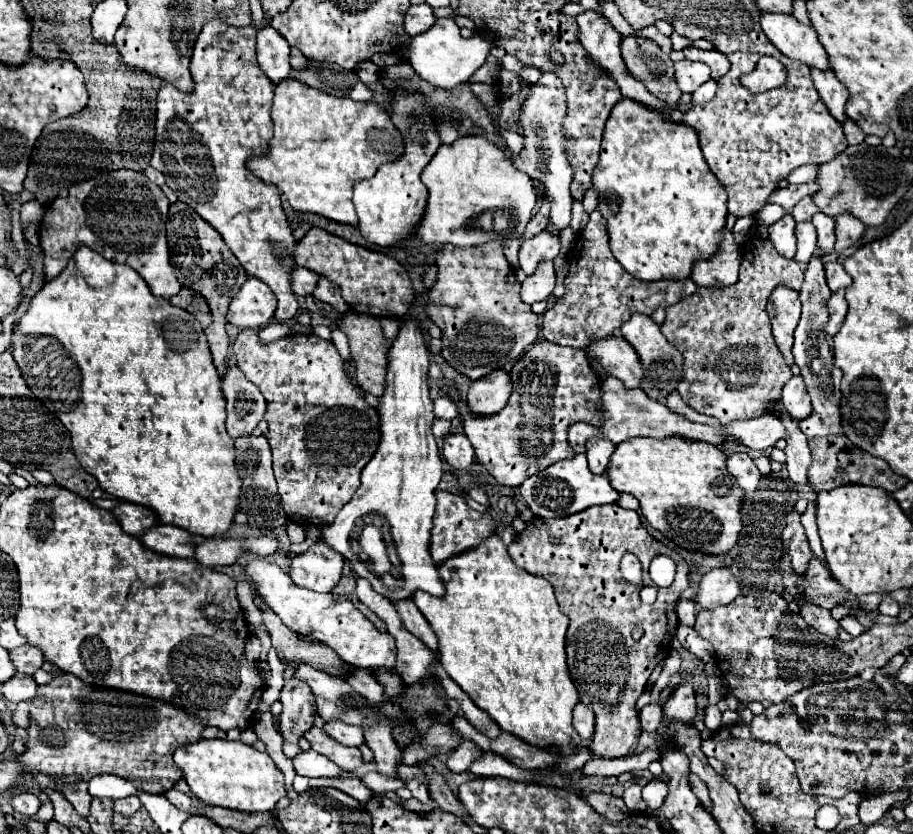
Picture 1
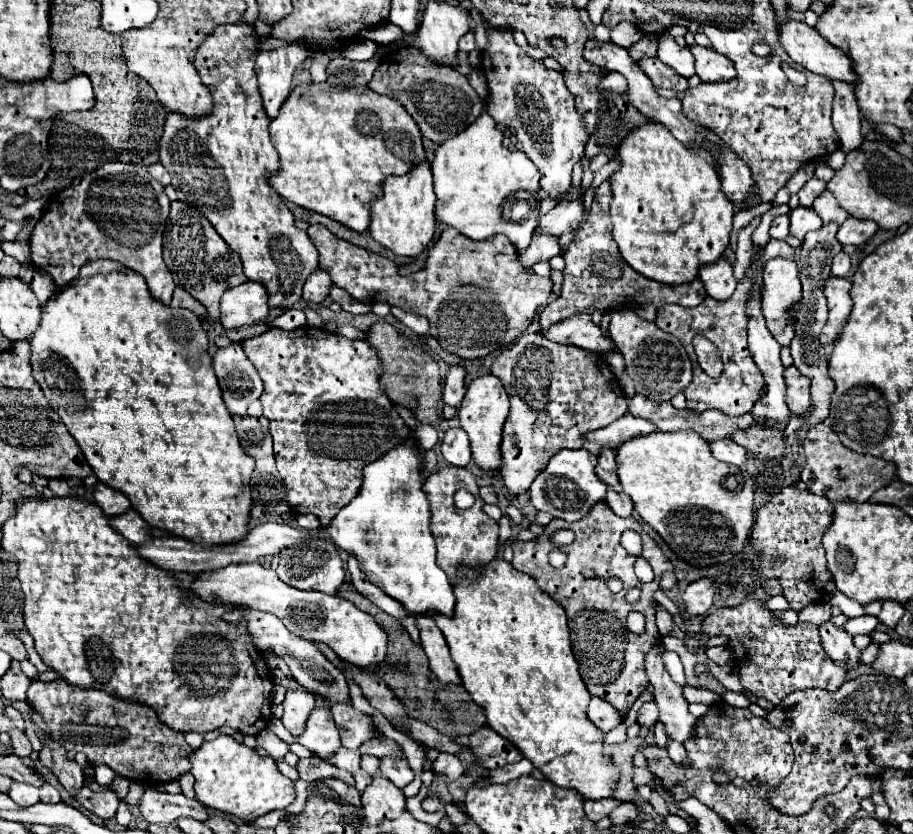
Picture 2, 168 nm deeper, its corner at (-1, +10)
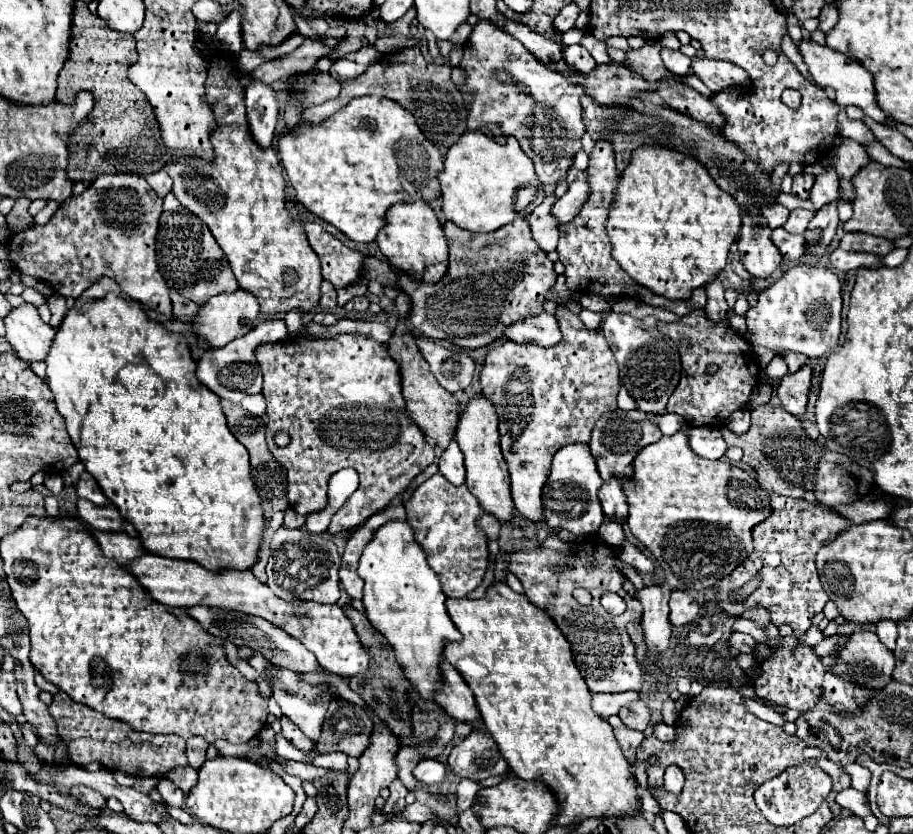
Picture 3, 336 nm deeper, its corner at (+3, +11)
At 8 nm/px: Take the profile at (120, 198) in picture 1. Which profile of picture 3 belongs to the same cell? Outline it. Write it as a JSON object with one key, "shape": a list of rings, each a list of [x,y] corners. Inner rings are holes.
{"shape":[[[101,174],[97,176],[79,196],[67,198],[55,216],[45,226],[31,226],[23,232],[17,232],[9,240],[11,262],[21,274],[41,276],[41,280],[49,282],[49,286],[65,296],[77,298],[85,288],[89,288],[97,278],[109,276],[113,278],[121,290],[137,300],[143,306],[153,308],[155,312],[171,316],[171,300],[169,286],[159,272],[157,254],[155,254],[155,236],[159,226],[159,216],[163,212],[163,198],[155,194],[155,190],[147,184],[147,180],[139,174]]]}

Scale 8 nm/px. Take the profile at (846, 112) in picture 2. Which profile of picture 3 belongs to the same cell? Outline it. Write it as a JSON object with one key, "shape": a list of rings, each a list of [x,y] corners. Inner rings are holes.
{"shape":[[[841,136],[841,144],[837,146],[837,154],[833,158],[833,170],[841,178],[841,188],[843,188],[845,196],[847,196],[847,200],[853,200],[853,186],[849,186],[849,178],[861,166],[865,166],[867,158],[869,158],[867,150],[859,142]]]}

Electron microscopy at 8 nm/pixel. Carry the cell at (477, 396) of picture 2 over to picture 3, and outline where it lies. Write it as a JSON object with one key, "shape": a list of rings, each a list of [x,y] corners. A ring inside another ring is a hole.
{"shape":[[[475,394],[467,404],[465,410],[459,416],[459,426],[455,440],[459,442],[461,452],[465,454],[465,468],[467,468],[467,488],[477,496],[485,512],[491,512],[501,522],[511,520],[513,514],[513,500],[509,494],[509,470],[507,462],[503,460],[501,448],[499,448],[499,418],[495,412],[495,404],[483,396]]]}

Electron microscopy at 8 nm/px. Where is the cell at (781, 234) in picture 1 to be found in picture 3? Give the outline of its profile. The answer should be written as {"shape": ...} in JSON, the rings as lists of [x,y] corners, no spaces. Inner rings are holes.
{"shape":[[[775,228],[775,230],[771,230],[771,238],[773,238],[773,244],[781,250],[785,260],[797,260],[805,254],[803,234],[793,236],[793,234],[785,232],[783,228]]]}

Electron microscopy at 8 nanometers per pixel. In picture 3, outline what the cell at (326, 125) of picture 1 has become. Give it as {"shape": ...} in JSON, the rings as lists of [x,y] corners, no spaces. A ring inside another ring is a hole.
{"shape":[[[369,94],[359,96],[321,124],[299,122],[291,132],[279,136],[277,148],[289,182],[295,188],[297,202],[301,202],[315,216],[333,224],[355,242],[375,240],[379,228],[385,224],[385,210],[395,202],[409,202],[417,198],[429,202],[439,196],[437,172],[443,168],[441,152],[421,134],[421,130],[417,130],[413,114],[401,110],[401,106],[389,98]]]}

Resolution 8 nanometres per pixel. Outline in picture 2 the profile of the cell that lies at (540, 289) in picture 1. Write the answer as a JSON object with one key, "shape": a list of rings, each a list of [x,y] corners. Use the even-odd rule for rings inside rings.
{"shape":[[[533,231],[533,239],[531,239],[531,245],[519,255],[521,257],[521,263],[525,267],[531,267],[535,263],[541,263],[541,261],[547,261],[555,255],[561,253],[561,247],[559,247],[559,237],[555,235],[545,235],[541,231]]]}

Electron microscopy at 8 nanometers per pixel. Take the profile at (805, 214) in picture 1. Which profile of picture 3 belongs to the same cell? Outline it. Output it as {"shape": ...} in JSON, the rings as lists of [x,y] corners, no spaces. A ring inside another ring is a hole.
{"shape":[[[805,172],[797,174],[797,176],[793,178],[793,194],[795,194],[795,196],[799,196],[799,198],[803,198],[803,200],[807,200],[807,198],[809,198],[809,192],[811,192],[813,182],[815,182],[815,176],[805,174]]]}

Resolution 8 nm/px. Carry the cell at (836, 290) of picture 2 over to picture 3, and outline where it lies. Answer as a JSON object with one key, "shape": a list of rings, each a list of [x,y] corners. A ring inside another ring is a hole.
{"shape":[[[821,266],[789,268],[781,280],[759,294],[757,306],[747,312],[747,328],[753,332],[753,344],[775,352],[791,350],[809,358],[831,354],[841,334],[841,280]]]}

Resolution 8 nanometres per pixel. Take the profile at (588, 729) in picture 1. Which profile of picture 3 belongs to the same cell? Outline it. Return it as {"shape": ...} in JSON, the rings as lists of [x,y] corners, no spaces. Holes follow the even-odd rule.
{"shape":[[[621,692],[621,694],[593,694],[593,712],[601,718],[617,716],[623,706],[639,700],[639,692]]]}

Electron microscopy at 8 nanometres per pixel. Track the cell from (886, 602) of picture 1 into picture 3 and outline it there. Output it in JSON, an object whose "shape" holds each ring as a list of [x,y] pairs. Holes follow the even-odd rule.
{"shape":[[[879,620],[877,622],[877,636],[889,650],[895,650],[895,640],[897,640],[897,624],[893,620]]]}

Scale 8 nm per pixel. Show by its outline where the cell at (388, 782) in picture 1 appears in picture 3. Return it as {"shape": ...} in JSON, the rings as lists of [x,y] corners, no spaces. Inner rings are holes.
{"shape":[[[277,734],[277,754],[281,758],[289,758],[289,760],[299,760],[299,762],[311,762],[319,752],[313,748],[313,750],[297,750],[291,742],[287,742],[281,734]]]}

